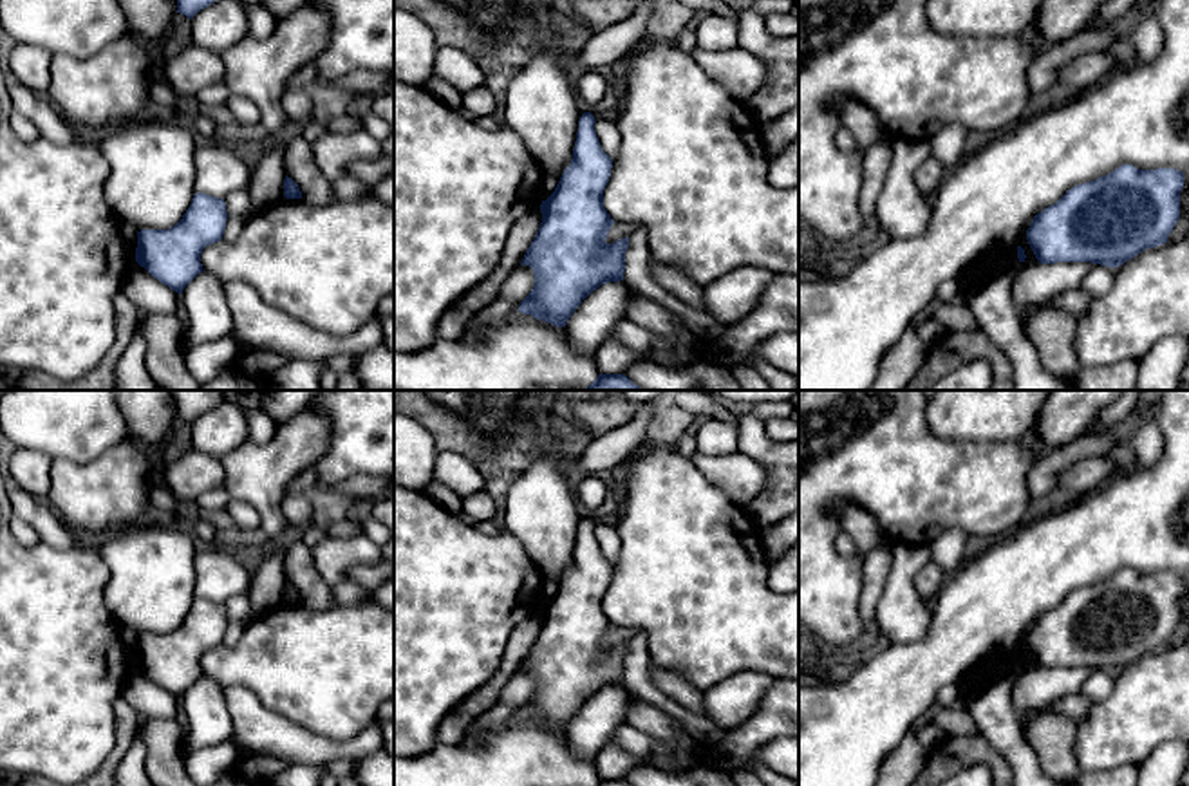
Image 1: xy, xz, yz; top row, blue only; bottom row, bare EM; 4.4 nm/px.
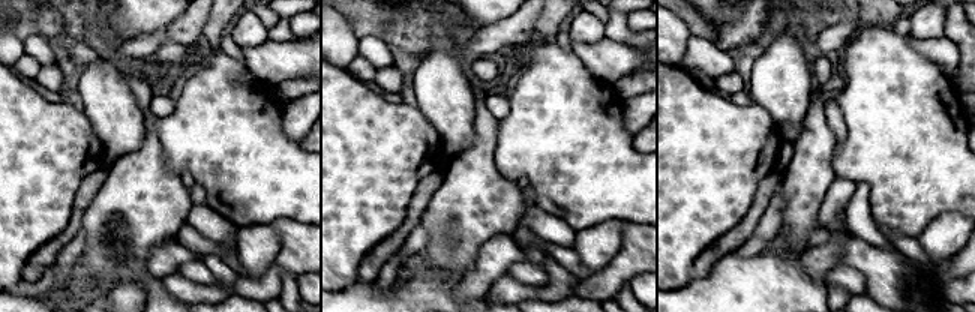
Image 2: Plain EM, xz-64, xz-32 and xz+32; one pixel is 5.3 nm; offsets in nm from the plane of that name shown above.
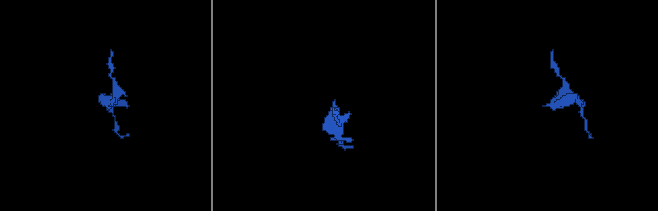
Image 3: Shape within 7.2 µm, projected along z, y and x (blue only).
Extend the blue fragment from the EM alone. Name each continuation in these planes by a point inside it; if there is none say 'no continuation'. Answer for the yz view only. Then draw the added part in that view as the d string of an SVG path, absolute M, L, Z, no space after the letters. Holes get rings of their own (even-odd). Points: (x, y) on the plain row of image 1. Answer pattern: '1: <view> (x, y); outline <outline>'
no continuation

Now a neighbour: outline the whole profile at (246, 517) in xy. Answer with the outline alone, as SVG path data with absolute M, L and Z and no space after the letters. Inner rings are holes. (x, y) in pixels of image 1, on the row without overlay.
M229 499L224 511L235 520L237 529L244 529L251 533L260 531L262 520L258 511L251 504L244 501Z

